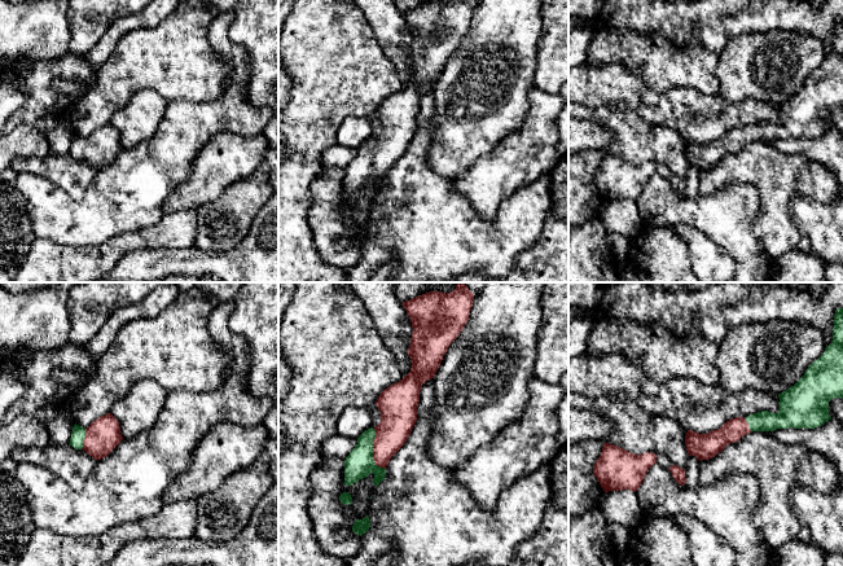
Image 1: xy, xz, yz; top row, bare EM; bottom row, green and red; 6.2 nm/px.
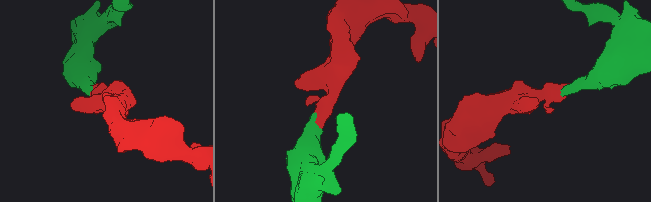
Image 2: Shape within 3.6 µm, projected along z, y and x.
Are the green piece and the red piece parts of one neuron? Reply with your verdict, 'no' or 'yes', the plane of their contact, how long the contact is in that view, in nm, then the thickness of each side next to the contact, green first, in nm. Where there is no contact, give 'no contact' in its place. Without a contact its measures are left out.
yes; contact in xz; length 260 nm; calibres 180 and 200 nm

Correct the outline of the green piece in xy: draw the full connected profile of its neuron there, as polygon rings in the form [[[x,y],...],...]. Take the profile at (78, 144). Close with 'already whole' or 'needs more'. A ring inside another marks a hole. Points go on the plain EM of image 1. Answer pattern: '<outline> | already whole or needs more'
[[[107,123],[95,130],[87,139],[75,133],[69,155],[85,161],[98,171],[106,167],[122,149],[118,130]]] | needs more

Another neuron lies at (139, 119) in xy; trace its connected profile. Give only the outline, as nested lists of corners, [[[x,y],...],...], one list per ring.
[[[155,91],[137,92],[110,120],[119,132],[122,146],[128,149],[152,137],[164,115],[166,106],[167,100]]]

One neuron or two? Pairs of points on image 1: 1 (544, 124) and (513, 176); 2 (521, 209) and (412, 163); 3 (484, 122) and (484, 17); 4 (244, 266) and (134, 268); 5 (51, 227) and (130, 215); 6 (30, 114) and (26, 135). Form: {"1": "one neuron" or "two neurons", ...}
{"1": "one neuron", "2": "one neuron", "3": "one neuron", "4": "one neuron", "5": "one neuron", "6": "two neurons"}

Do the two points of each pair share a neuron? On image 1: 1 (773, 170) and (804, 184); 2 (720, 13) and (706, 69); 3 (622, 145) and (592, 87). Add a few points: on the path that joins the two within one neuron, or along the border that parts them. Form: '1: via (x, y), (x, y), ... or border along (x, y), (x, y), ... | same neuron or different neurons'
1: via (781, 176), (789, 176), (797, 183) | same neuron
2: border along (681, 45), (698, 43), (719, 55) | different neurons
3: border along (582, 104), (597, 108), (624, 101), (632, 109) | different neurons

